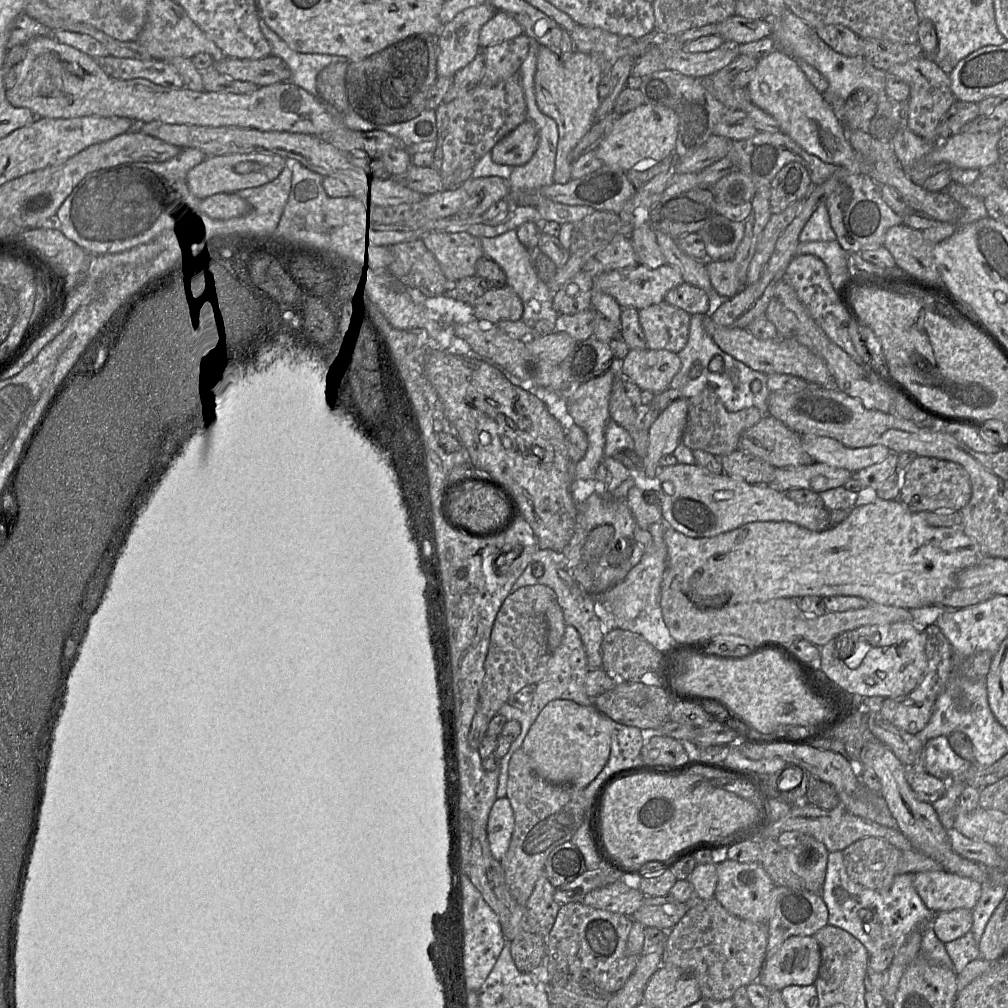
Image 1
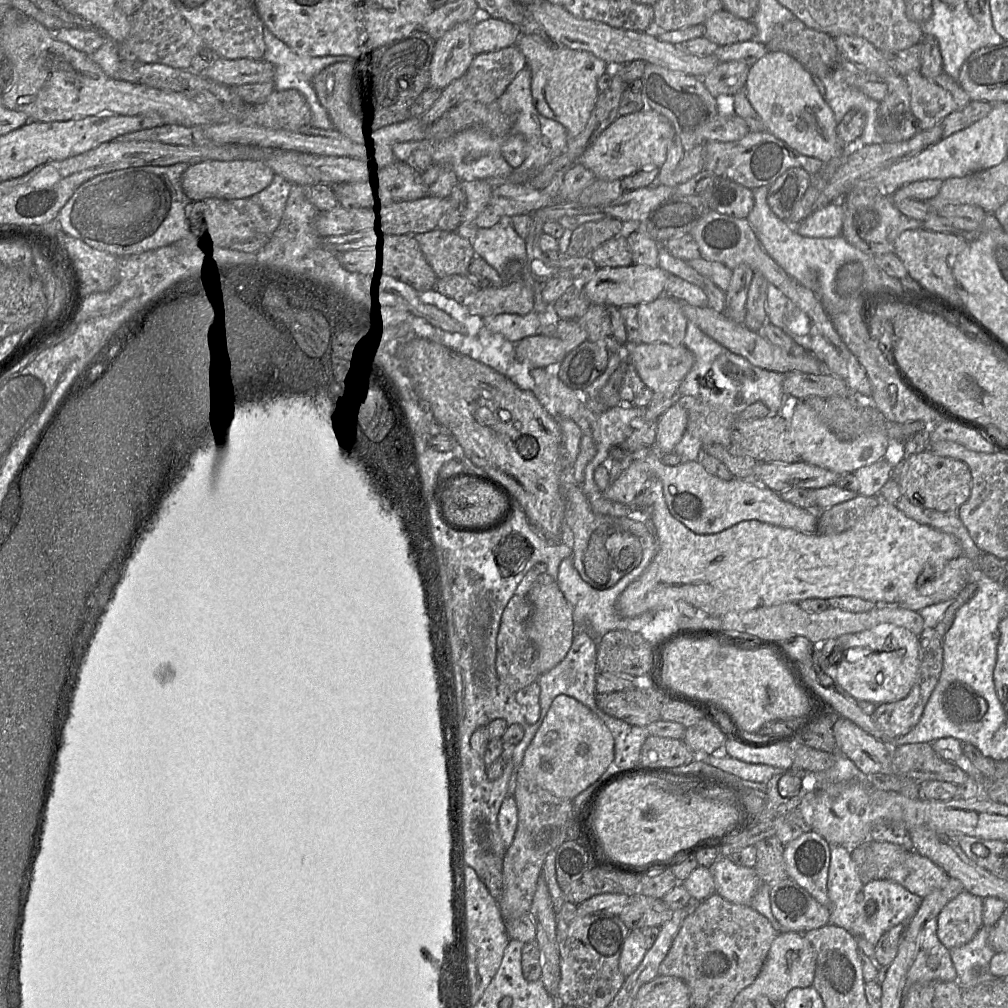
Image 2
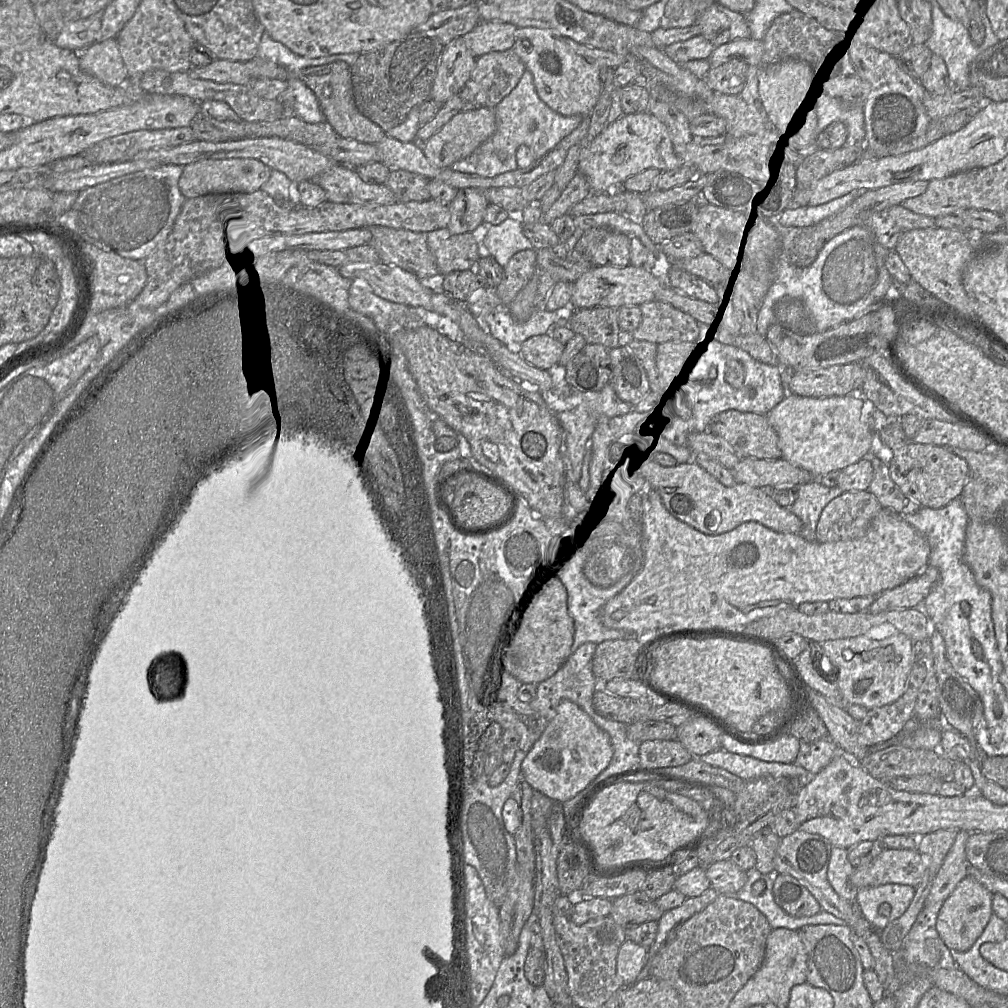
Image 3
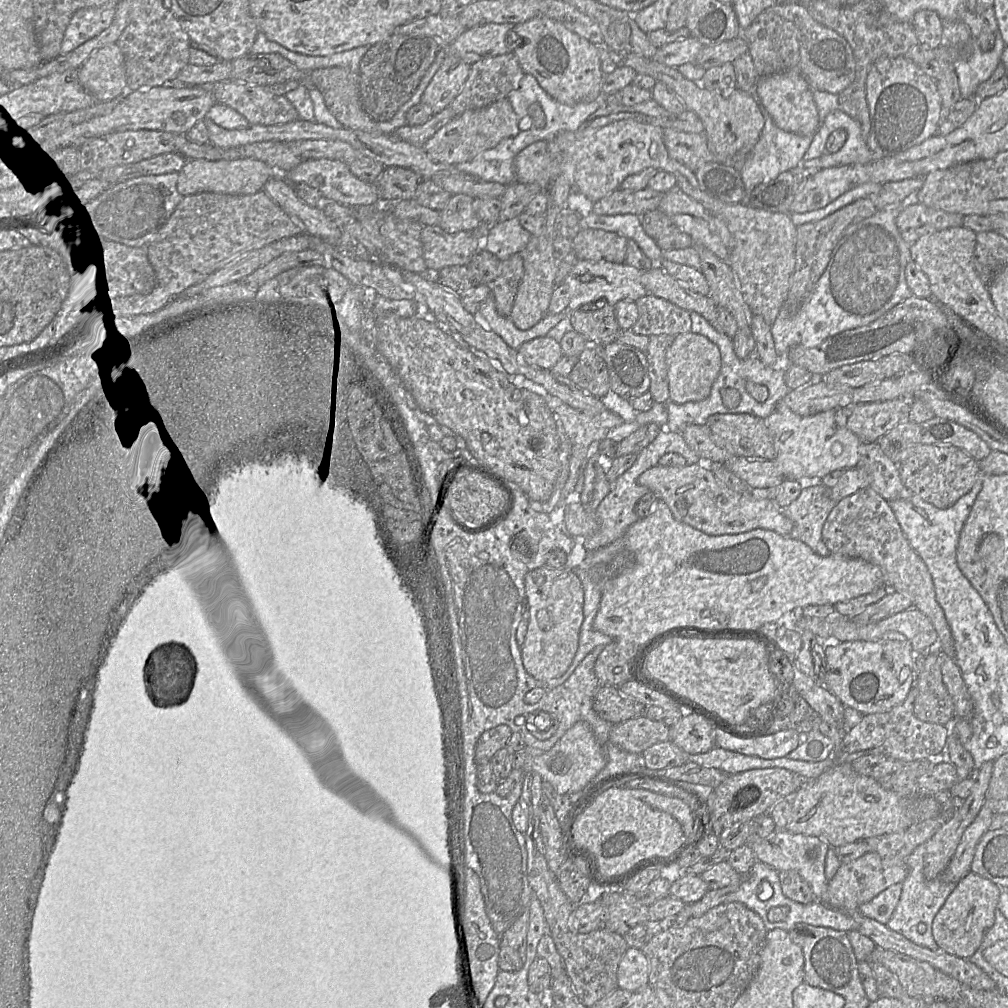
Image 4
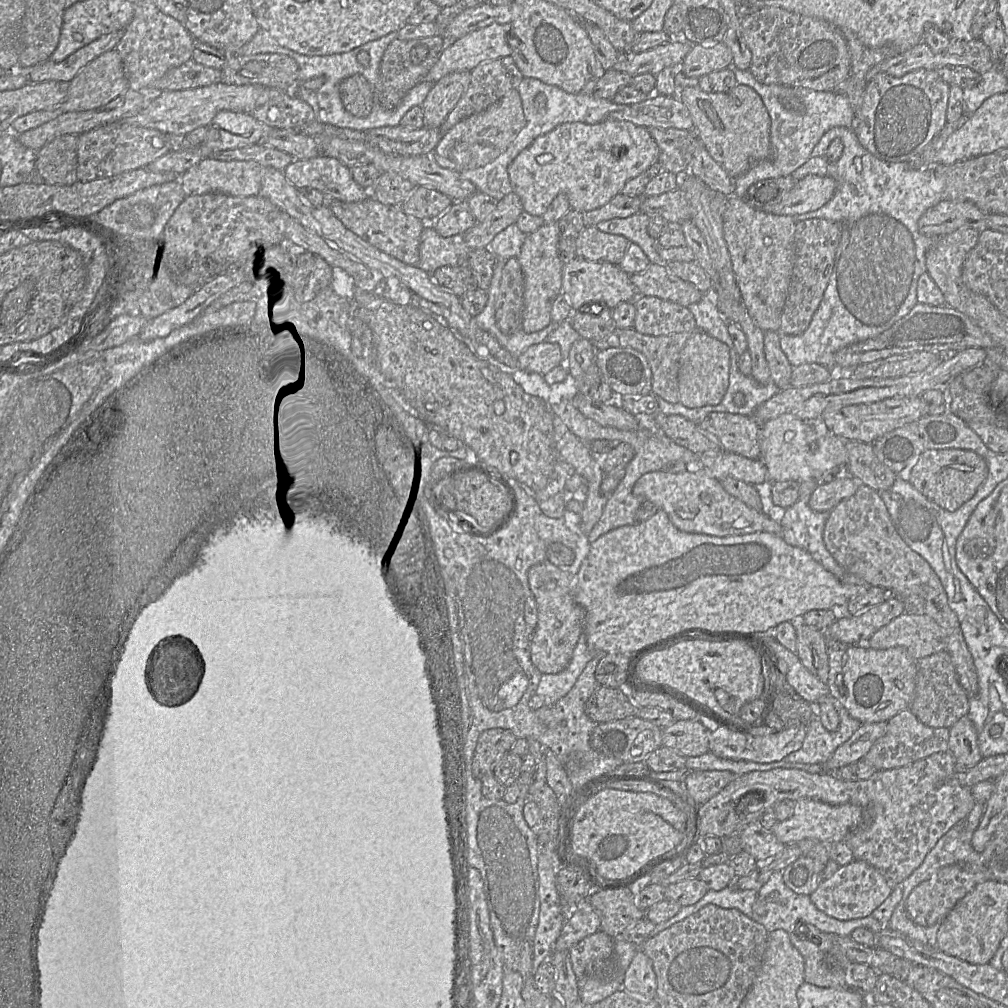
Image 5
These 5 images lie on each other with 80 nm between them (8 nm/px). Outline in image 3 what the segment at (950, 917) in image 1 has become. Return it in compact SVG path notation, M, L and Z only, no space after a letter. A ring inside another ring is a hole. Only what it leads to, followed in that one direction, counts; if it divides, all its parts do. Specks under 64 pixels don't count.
M966 876L944 901L936 922L936 931L951 951L963 952L971 948L982 934L993 914L993 893L971 876Z

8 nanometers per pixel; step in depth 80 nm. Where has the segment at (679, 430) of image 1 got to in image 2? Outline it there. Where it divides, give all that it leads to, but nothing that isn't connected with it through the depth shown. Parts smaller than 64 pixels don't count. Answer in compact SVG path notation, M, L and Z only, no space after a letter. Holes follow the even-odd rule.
M678 403L669 408L657 421L655 446L664 454L674 452L688 424L688 412Z

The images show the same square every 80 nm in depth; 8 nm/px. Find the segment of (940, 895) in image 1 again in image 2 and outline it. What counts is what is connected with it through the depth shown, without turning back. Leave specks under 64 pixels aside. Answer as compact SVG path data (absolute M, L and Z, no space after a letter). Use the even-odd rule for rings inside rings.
M911 850L906 860L887 873L887 878L924 898L941 889L948 896L948 902L964 889L962 883L950 877L942 868L927 857Z

